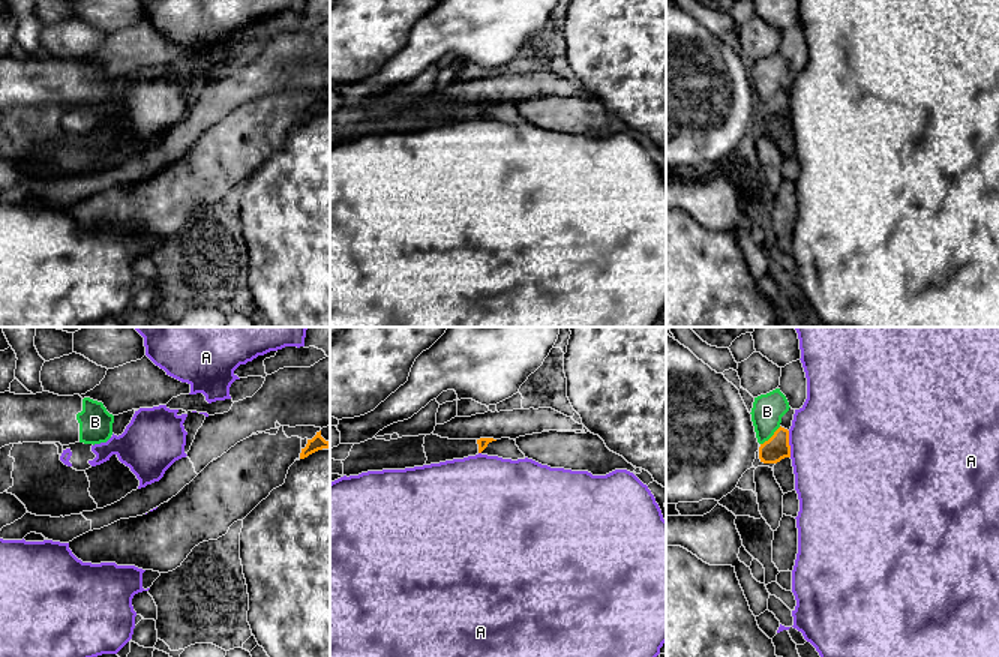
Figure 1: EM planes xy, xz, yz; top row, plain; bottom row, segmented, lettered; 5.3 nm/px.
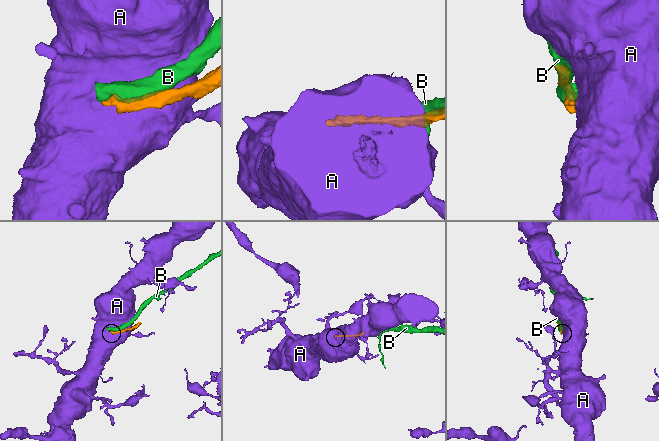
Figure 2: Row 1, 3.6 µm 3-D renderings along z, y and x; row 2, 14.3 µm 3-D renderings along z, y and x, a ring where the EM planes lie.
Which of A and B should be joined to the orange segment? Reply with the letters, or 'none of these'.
none of these

